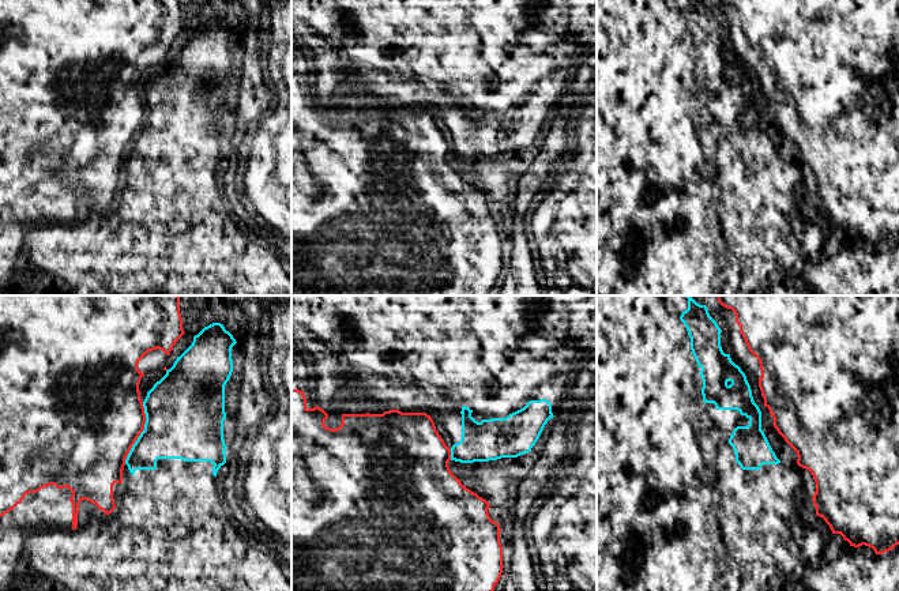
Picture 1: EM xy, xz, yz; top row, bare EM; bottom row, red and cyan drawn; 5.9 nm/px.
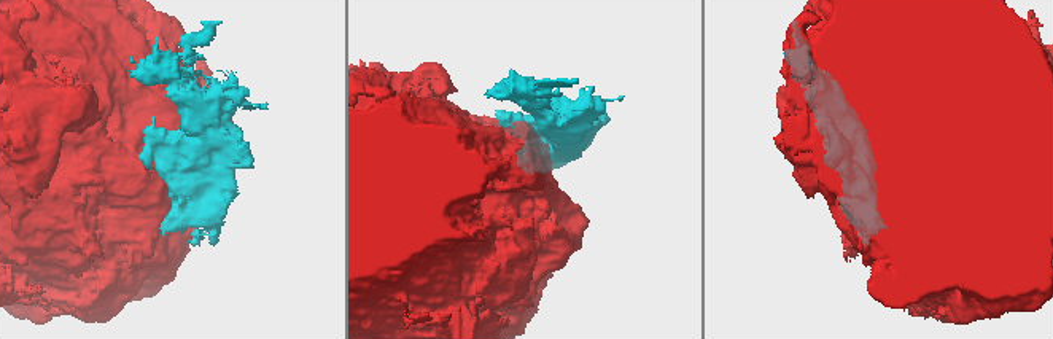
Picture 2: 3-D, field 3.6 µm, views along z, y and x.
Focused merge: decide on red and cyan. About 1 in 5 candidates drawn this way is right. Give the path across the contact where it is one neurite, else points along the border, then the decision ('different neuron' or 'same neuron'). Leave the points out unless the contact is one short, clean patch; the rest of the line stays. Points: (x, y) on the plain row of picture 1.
different neuron

